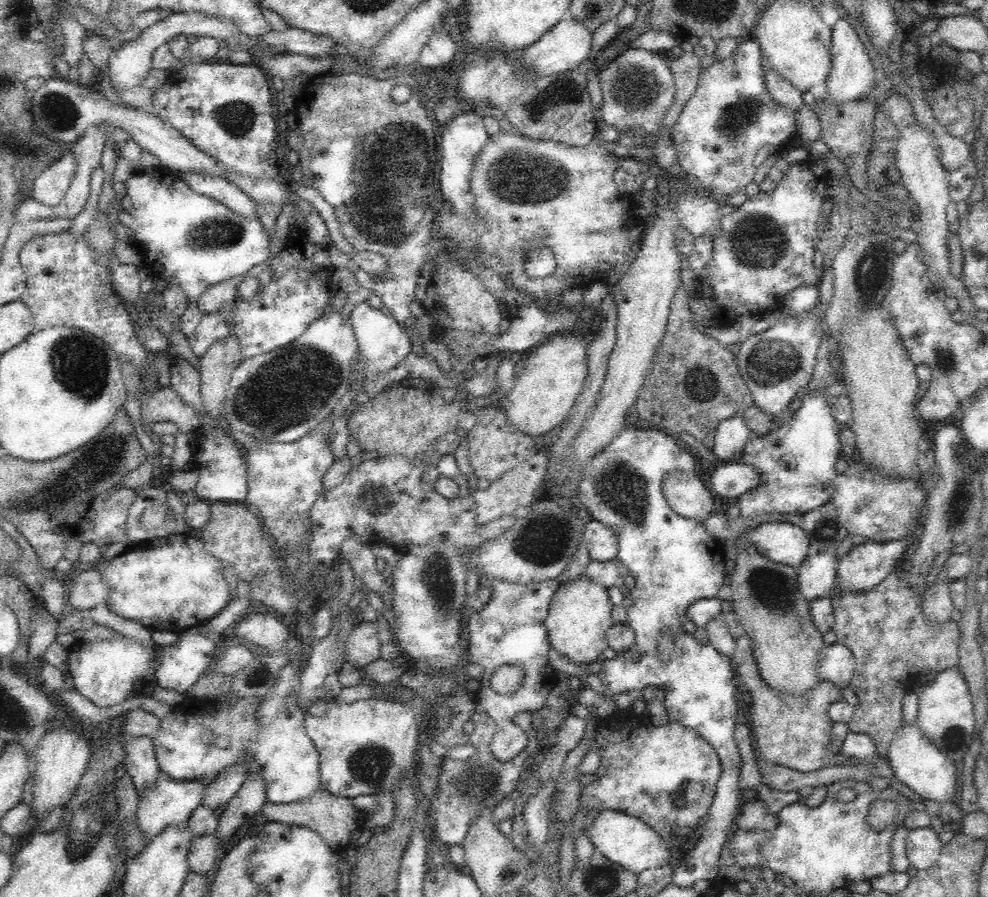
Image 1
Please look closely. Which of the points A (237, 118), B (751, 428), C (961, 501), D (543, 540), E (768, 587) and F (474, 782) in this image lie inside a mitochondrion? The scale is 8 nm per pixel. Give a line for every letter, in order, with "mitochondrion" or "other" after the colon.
A: mitochondrion
B: other
C: mitochondrion
D: mitochondrion
E: mitochondrion
F: mitochondrion

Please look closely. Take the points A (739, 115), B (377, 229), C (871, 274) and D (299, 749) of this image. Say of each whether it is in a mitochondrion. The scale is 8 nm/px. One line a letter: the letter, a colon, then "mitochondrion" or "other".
A: mitochondrion
B: mitochondrion
C: mitochondrion
D: other

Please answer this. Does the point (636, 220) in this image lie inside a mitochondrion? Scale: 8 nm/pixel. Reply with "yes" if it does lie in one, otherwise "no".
no

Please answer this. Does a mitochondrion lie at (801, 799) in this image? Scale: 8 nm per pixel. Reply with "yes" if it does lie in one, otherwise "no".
no

